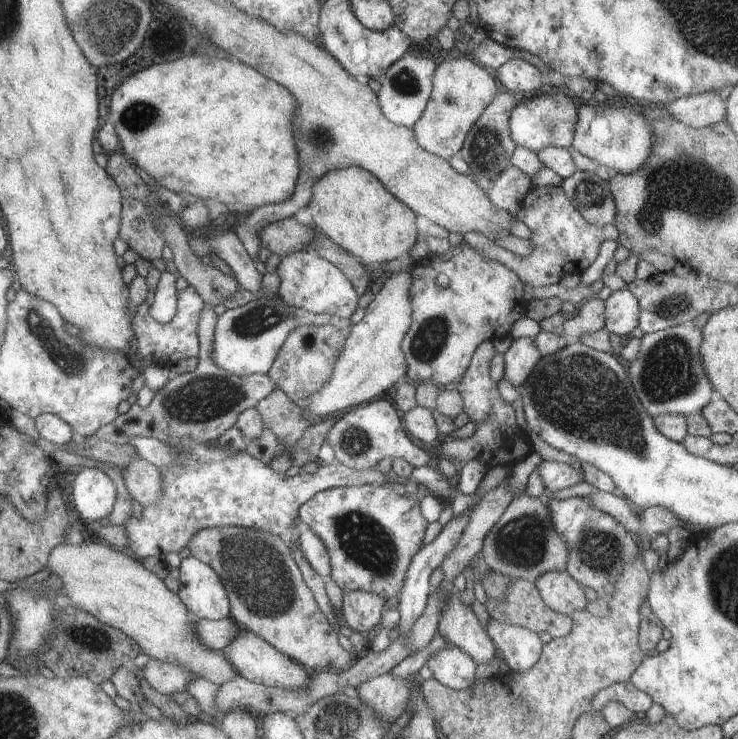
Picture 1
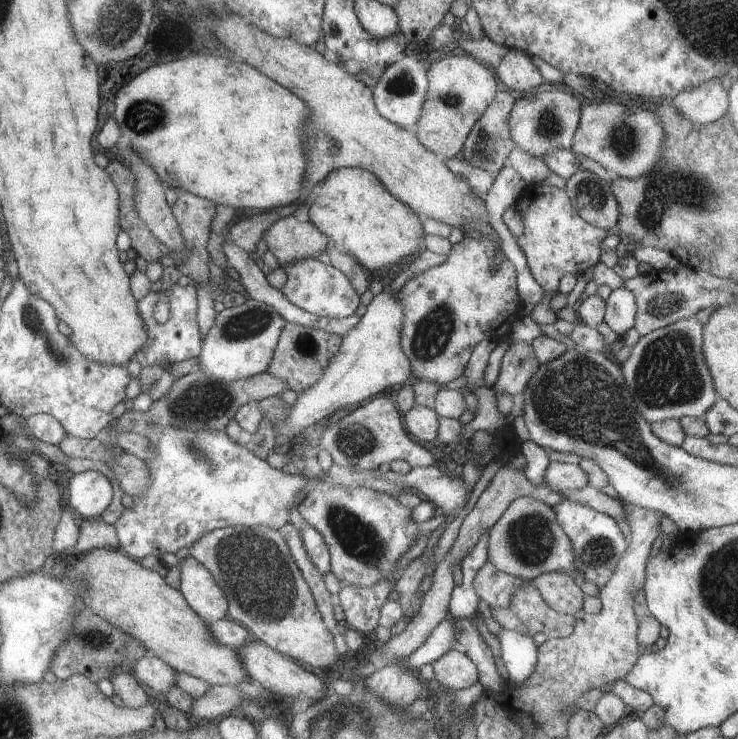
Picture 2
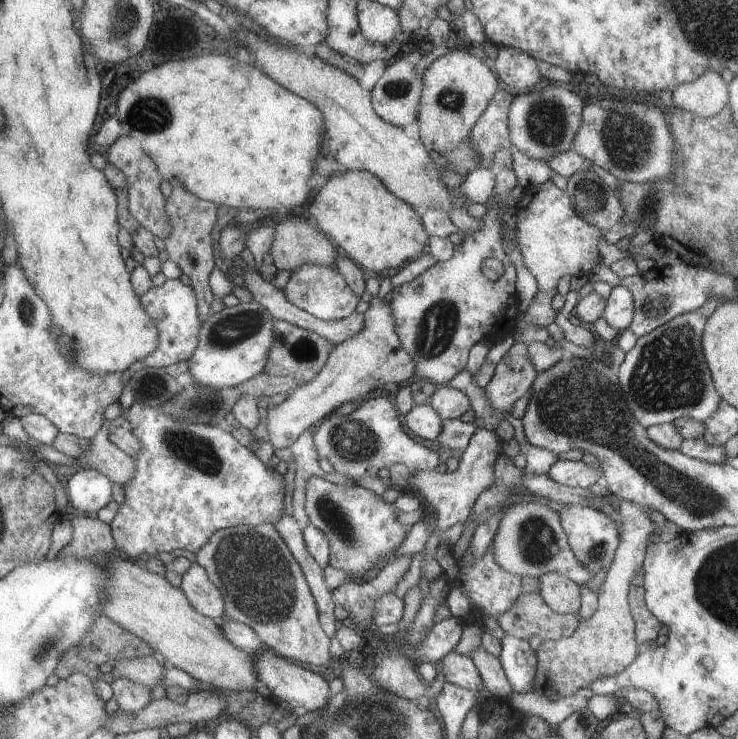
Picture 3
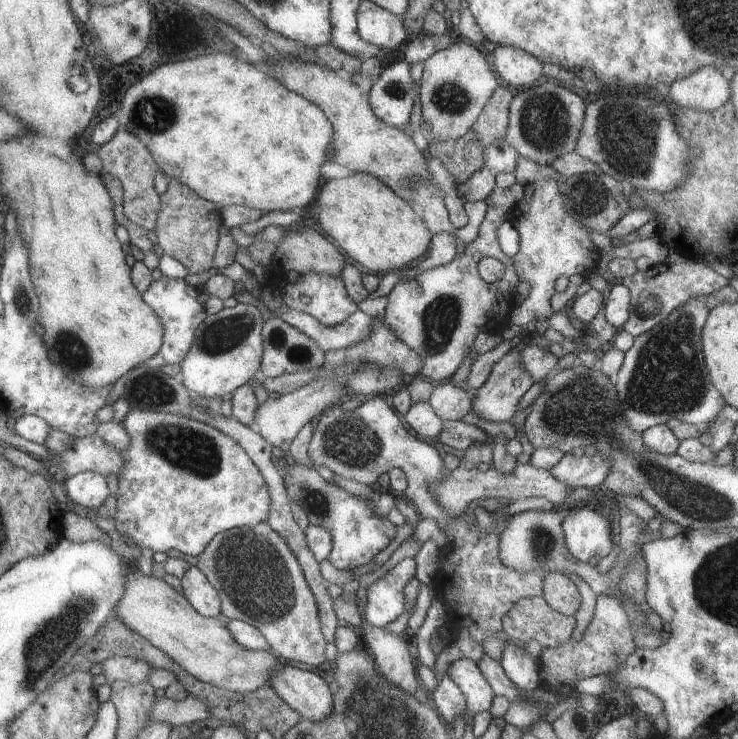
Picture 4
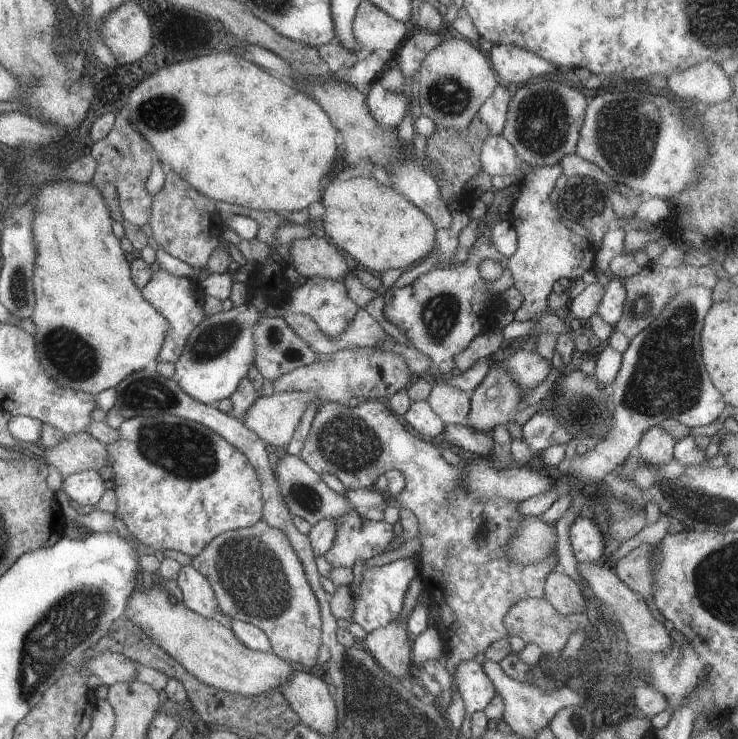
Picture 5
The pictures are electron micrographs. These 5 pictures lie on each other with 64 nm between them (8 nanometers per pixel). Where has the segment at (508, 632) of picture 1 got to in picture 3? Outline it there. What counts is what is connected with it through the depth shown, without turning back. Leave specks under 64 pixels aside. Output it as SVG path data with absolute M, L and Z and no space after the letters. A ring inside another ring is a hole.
M503 636L499 662L515 694L529 694L533 690L533 676L537 672L537 654L535 650L529 648L527 640Z

